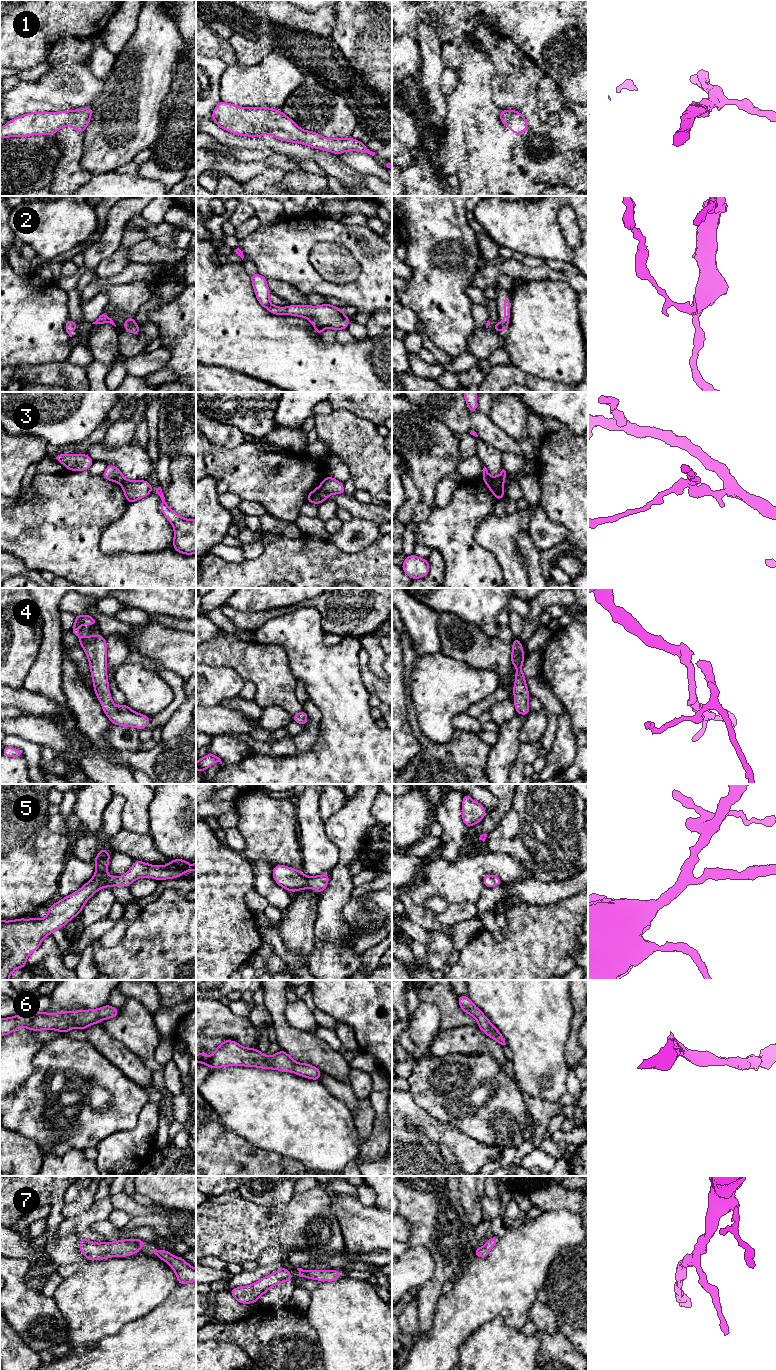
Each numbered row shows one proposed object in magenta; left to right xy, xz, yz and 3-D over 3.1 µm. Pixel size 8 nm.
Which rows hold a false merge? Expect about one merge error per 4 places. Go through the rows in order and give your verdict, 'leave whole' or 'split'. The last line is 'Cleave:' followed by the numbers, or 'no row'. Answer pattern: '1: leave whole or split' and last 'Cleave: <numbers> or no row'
1: leave whole
2: leave whole
3: split
4: leave whole
5: leave whole
6: leave whole
7: leave whole
Cleave: 3

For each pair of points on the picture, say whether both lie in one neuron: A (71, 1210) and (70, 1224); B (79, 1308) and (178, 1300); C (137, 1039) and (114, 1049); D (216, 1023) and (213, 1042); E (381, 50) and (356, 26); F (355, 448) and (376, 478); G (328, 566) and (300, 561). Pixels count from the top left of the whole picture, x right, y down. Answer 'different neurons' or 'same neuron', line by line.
A: different neurons
B: different neurons
C: different neurons
D: different neurons
E: same neuron
F: same neuron
G: same neuron

